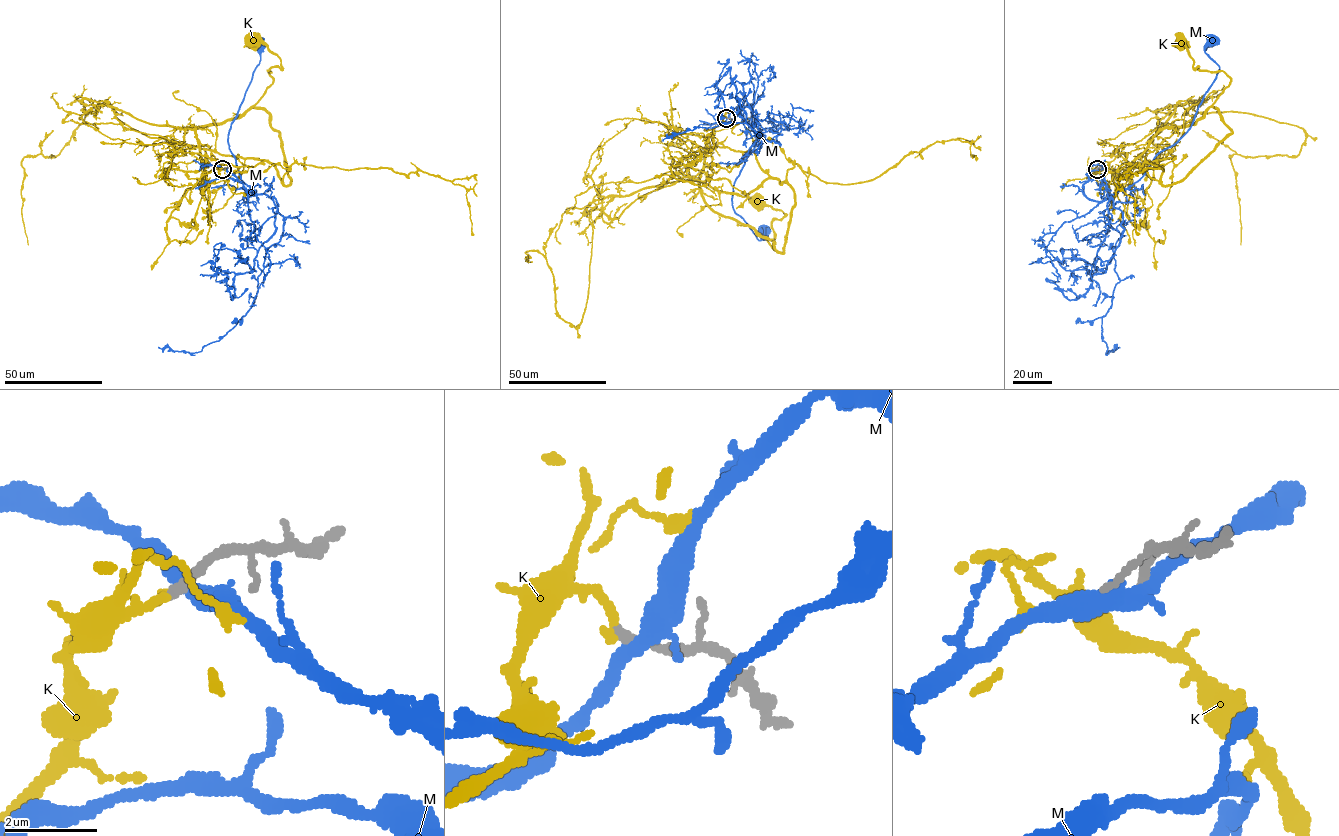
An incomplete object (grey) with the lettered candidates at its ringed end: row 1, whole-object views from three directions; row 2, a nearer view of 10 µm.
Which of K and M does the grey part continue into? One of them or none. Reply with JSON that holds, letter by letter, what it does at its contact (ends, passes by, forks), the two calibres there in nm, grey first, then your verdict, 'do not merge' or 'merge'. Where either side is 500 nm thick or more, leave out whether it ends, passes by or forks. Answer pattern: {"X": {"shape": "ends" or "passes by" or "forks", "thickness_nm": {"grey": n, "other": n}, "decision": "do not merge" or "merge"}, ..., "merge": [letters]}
{"K": {"shape": "ends", "thickness_nm": {"grey": 220, "other": 180}, "decision": "merge"}, "M": {"shape": "forks", "thickness_nm": {"grey": 240, "other": 300}, "decision": "do not merge"}, "merge": ["K"]}

